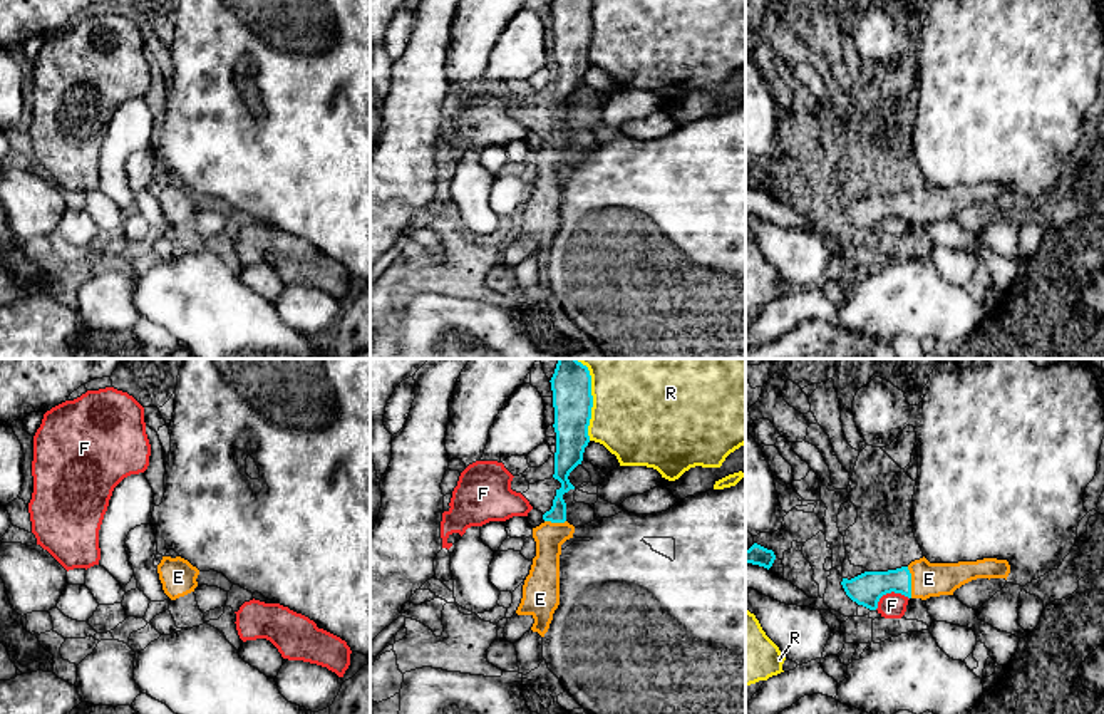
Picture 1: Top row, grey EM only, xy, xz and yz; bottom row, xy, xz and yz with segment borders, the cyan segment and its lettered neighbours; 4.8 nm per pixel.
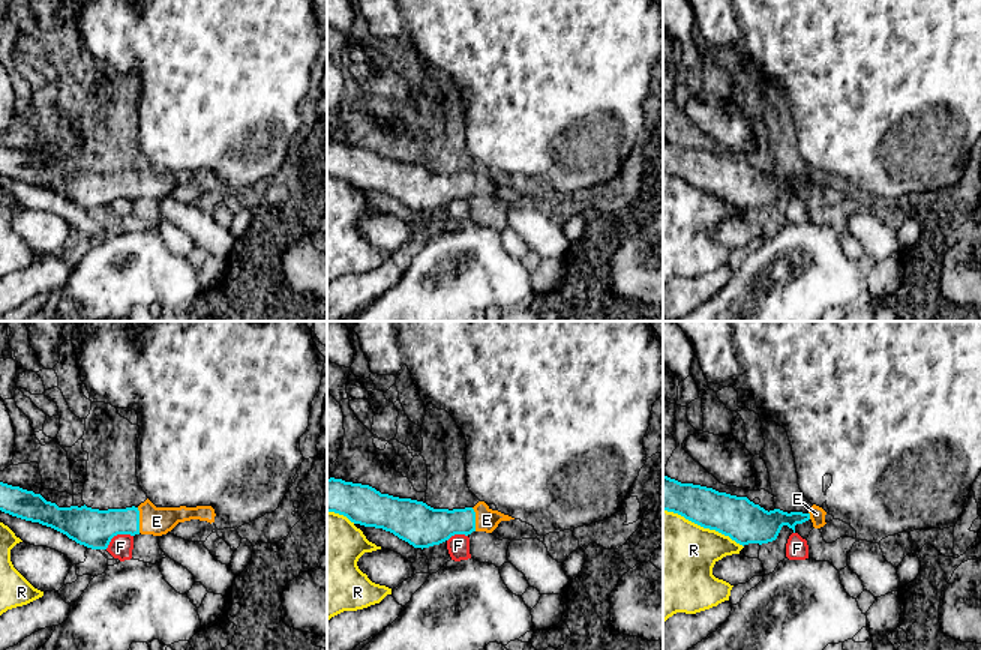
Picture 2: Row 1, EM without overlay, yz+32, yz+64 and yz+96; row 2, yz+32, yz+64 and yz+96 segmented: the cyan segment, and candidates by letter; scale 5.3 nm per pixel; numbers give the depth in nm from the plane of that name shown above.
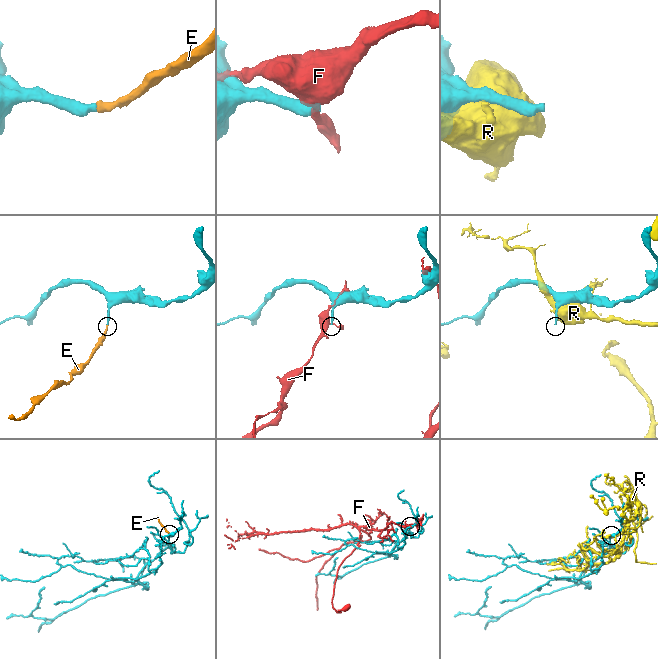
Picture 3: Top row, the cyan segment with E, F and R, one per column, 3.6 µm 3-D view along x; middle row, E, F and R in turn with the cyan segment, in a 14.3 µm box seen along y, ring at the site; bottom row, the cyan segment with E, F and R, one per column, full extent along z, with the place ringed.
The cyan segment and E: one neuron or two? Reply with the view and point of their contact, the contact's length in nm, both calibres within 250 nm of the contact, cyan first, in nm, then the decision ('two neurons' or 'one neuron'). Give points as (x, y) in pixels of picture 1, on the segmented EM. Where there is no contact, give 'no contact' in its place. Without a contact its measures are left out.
contact yz (910, 582); length 150 nm; calibres 160 and 160 nm; one neuron

